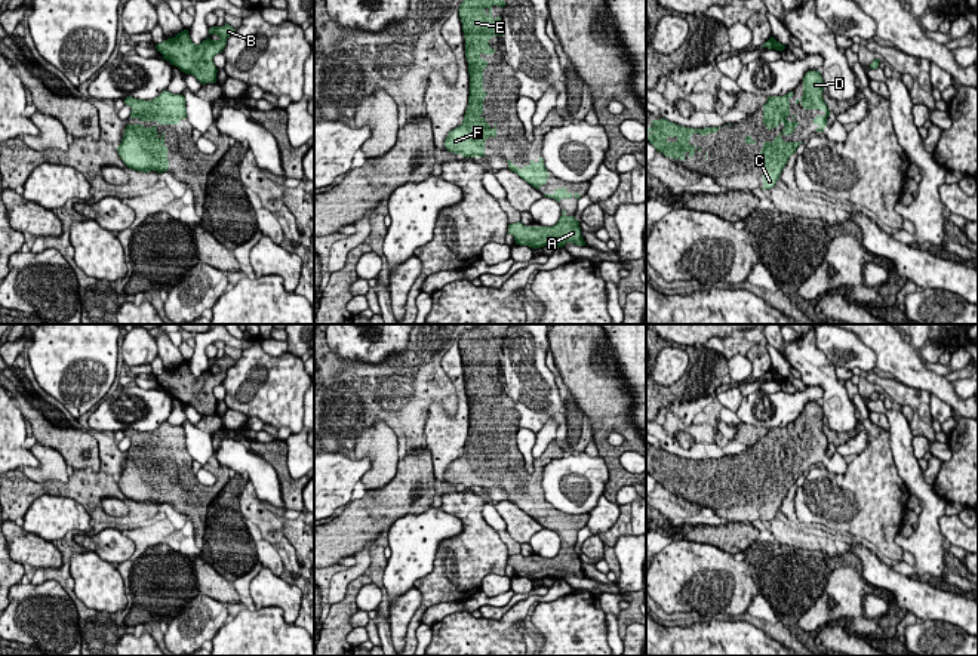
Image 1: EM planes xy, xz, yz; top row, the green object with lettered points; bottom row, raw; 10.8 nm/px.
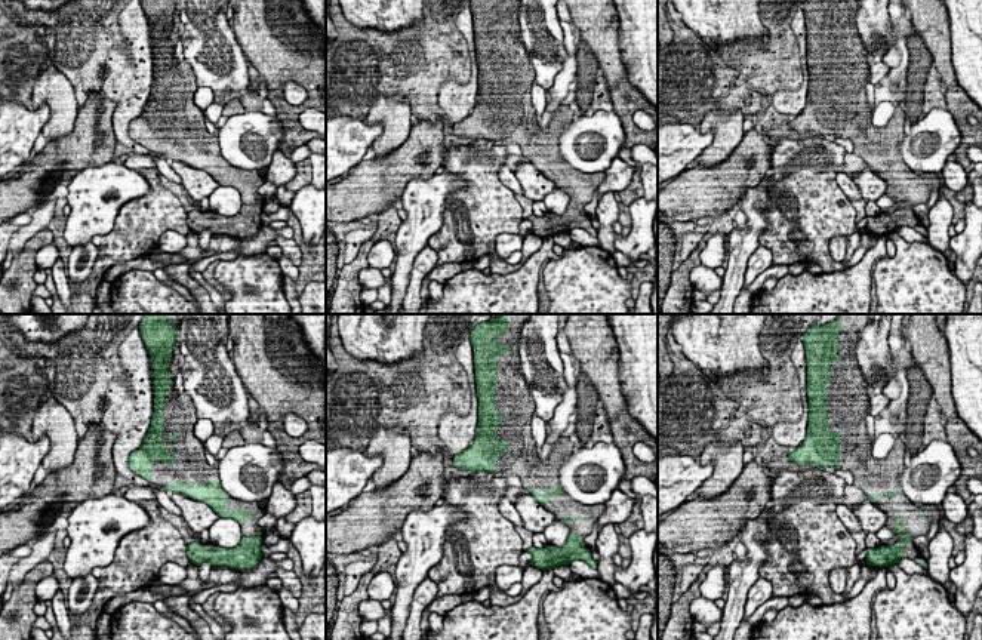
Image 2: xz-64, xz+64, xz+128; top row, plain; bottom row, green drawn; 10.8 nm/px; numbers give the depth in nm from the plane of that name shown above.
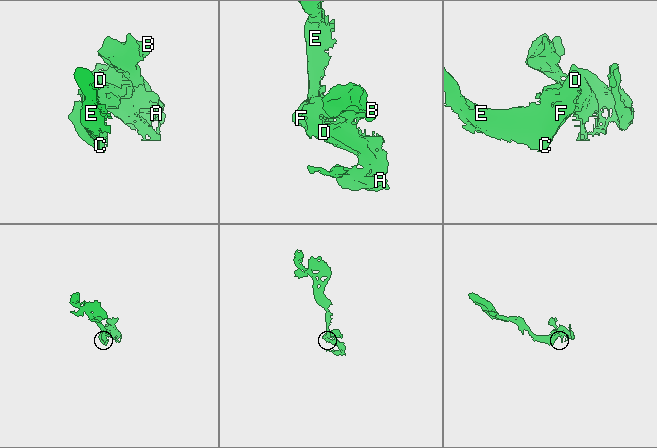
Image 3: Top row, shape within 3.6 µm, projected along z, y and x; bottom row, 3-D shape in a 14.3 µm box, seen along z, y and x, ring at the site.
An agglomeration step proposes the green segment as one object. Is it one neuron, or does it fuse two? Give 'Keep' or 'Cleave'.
Keep

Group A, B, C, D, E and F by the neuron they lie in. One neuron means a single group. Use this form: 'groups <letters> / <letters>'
groups A B C D E F

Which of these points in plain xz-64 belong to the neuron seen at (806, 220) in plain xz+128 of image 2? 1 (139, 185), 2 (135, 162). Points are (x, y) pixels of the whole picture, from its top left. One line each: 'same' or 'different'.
1: different
2: same

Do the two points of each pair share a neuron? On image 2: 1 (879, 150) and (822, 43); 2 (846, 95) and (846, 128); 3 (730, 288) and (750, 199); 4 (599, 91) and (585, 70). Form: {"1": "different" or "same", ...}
{"1": "same", "2": "same", "3": "same", "4": "same"}

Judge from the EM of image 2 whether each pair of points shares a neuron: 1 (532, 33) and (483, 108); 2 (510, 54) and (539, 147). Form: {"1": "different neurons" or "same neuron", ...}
{"1": "different neurons", "2": "same neuron"}

